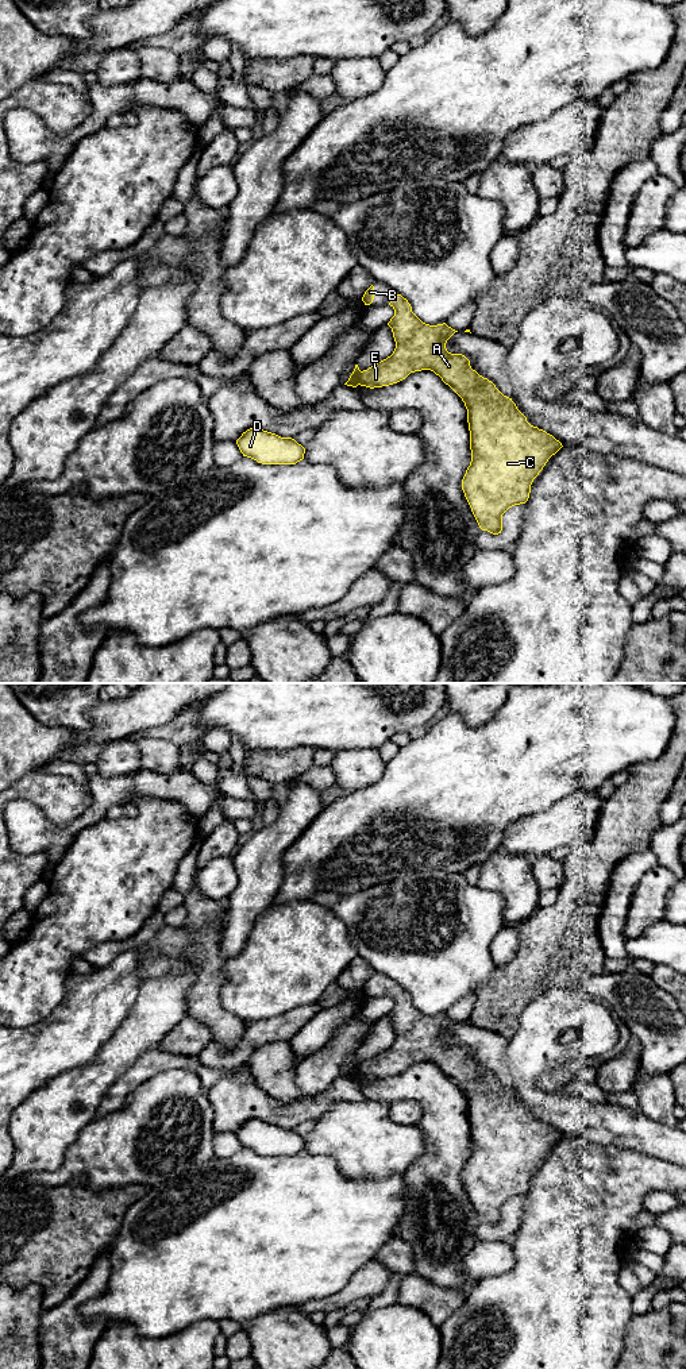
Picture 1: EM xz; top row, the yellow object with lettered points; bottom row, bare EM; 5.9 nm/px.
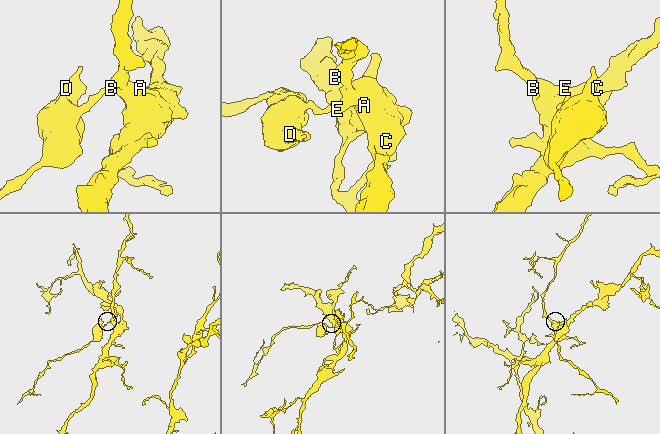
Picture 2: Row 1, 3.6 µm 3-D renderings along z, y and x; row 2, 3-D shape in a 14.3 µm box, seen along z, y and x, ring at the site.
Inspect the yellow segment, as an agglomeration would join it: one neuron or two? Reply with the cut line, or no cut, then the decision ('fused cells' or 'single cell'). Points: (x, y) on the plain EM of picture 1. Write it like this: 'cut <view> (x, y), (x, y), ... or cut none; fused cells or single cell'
cut xz (362, 1063), (357, 1075); fused cells

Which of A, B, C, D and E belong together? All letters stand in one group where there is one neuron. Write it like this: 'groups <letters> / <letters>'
groups A B C E / D

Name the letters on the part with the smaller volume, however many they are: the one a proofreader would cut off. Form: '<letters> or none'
D

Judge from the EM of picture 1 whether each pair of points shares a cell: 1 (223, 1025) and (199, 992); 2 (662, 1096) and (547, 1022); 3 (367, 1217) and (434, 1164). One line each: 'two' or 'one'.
1: one
2: two
3: two

